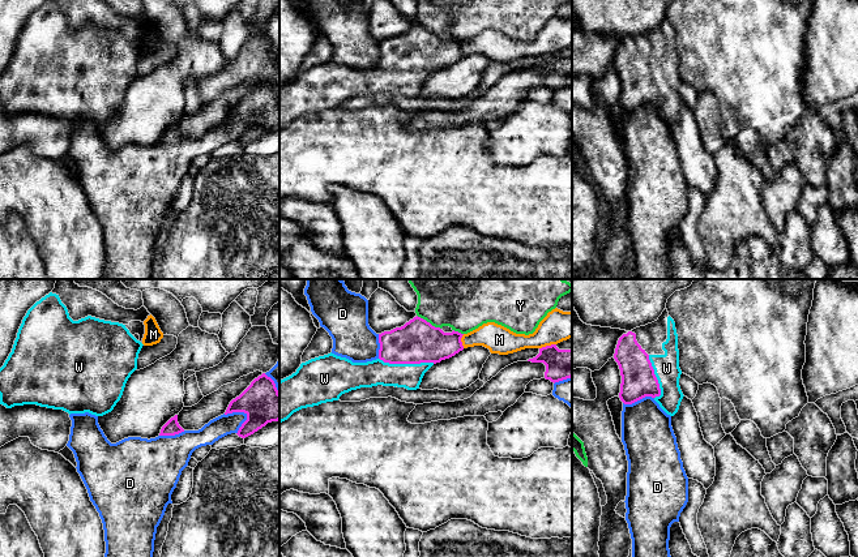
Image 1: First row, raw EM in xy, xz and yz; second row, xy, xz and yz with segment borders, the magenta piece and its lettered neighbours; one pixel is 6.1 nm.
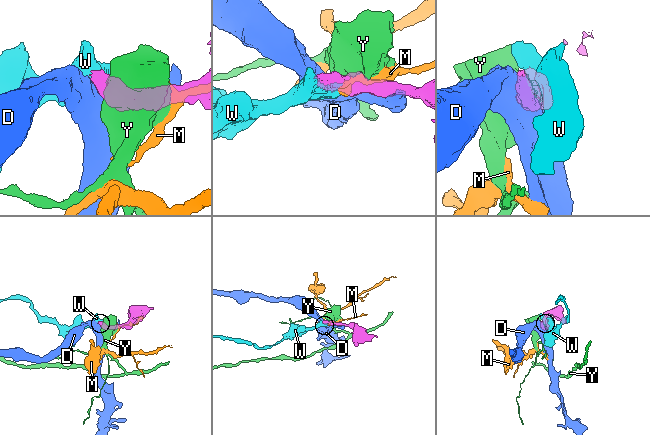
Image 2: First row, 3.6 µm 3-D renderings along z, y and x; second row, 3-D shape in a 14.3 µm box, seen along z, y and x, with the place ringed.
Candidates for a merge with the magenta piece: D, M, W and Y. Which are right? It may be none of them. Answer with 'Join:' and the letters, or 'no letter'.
Join: W

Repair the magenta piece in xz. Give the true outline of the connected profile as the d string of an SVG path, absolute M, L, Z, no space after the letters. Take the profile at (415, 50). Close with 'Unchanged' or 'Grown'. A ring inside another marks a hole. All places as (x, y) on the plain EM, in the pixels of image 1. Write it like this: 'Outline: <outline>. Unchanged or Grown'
Outline: M414 25L401 35L379 42L379 65L367 70L353 70L346 65L328 61L302 70L295 81L279 89L279 130L294 120L338 108L340 104L360 95L377 93L417 98L424 81L436 70L464 57L458 39L444 40L421 25Z. Grown

